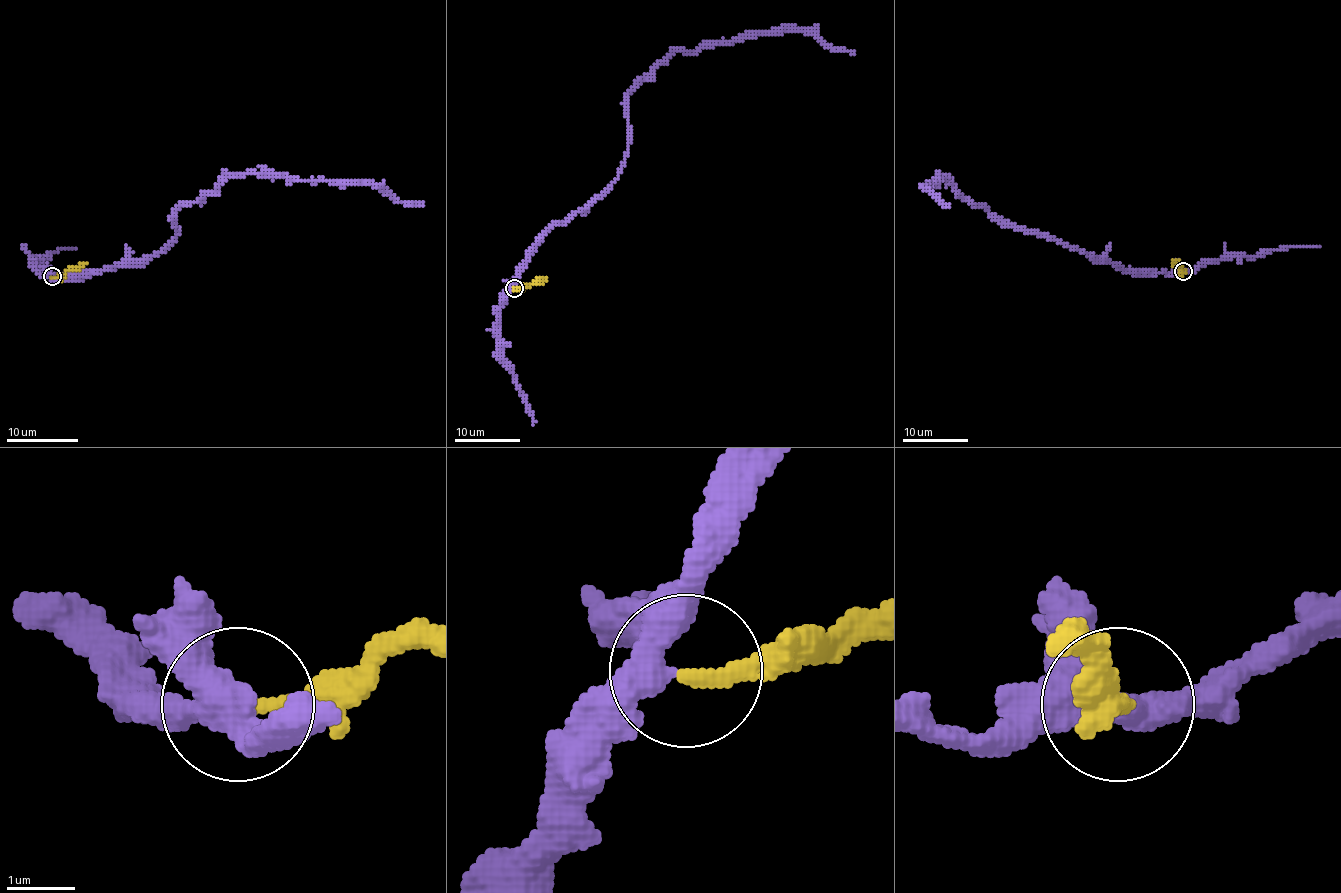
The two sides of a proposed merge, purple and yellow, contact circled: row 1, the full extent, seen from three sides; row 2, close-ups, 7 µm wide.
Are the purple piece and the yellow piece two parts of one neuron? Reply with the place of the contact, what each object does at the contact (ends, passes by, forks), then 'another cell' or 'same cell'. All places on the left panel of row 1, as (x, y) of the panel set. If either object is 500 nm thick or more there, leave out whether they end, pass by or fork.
(52, 276) | purple passes by | yellow ends | same cell

